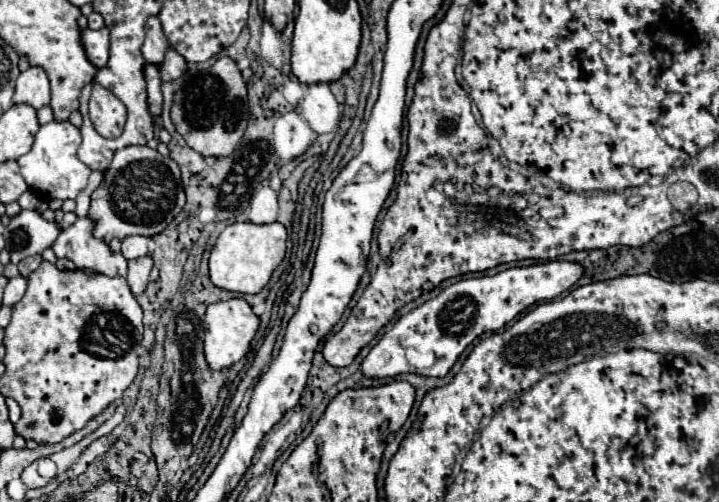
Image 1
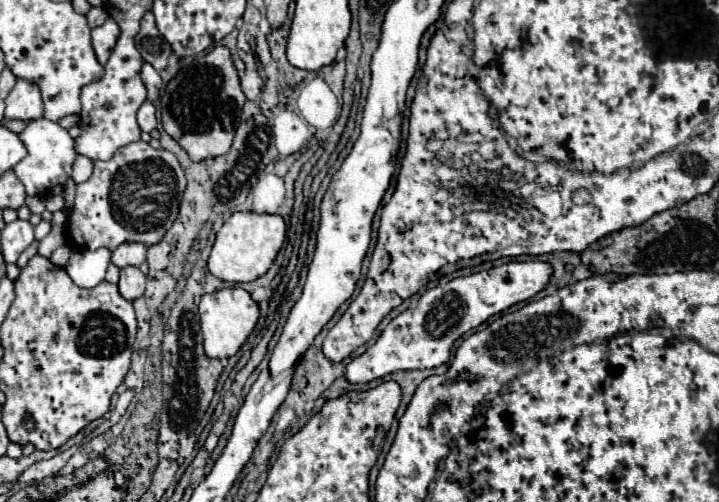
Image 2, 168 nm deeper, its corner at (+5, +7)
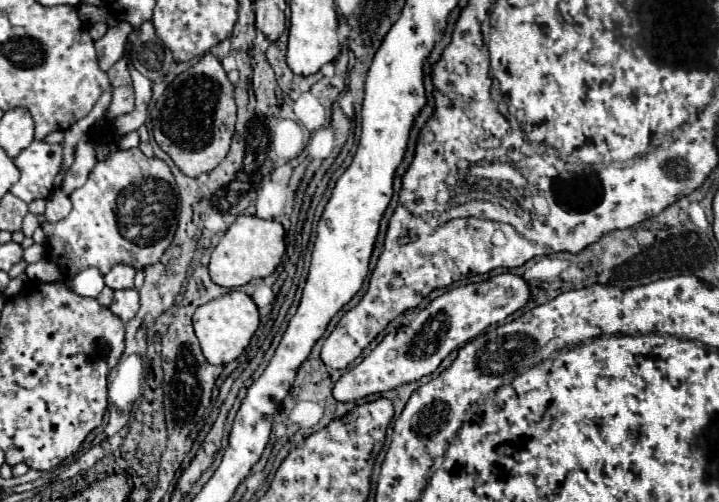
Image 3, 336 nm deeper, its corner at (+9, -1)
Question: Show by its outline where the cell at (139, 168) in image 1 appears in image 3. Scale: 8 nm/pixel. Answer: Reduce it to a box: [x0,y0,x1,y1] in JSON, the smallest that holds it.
[41,148,179,286]

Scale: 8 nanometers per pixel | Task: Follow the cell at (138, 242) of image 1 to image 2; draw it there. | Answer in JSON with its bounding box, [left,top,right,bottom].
[111,244,147,268]

